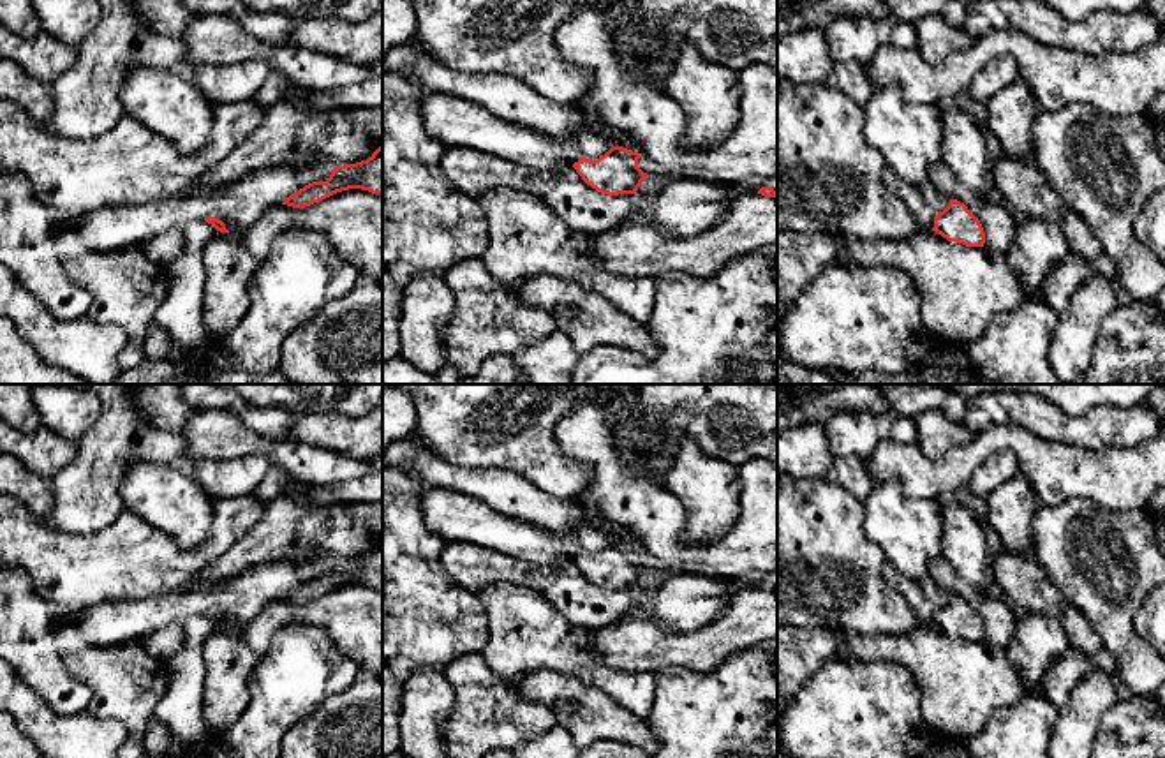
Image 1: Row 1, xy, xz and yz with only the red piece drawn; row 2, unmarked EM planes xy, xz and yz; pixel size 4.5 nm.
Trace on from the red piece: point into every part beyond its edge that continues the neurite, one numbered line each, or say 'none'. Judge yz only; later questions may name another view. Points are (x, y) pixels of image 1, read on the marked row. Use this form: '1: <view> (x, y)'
none

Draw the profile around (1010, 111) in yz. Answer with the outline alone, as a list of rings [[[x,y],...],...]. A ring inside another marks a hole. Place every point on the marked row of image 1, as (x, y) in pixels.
[[[1020,76],[987,100],[989,129],[1006,157],[1033,157],[1031,127],[1040,109],[1035,93]]]

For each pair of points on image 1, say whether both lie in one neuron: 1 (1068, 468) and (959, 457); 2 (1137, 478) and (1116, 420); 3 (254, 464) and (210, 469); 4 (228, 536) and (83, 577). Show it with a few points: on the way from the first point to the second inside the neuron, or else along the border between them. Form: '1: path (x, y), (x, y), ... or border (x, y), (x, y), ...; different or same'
1: path (1042, 462), (1021, 441), (986, 443); same
2: border (1146, 438), (1128, 446), (1084, 448); different
3: path (244, 469), (221, 469); same
4: path (192, 563), (118, 564); same

